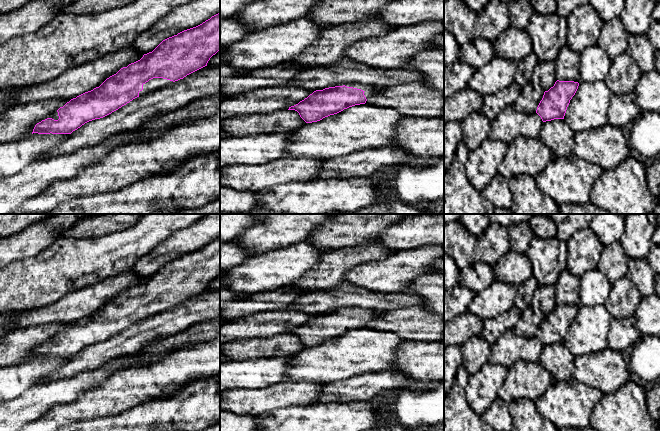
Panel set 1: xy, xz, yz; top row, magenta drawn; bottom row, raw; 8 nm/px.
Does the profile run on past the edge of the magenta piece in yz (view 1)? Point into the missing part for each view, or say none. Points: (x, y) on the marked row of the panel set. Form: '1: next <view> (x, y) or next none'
1: next none

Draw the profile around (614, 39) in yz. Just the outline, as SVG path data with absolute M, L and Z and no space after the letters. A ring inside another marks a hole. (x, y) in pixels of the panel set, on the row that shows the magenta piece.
M614 18L604 23L597 44L607 52L611 60L627 51L629 33L620 18Z

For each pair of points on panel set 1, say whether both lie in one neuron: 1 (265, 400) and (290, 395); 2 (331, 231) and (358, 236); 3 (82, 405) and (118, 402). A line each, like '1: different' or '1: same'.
1: same
2: same
3: same

